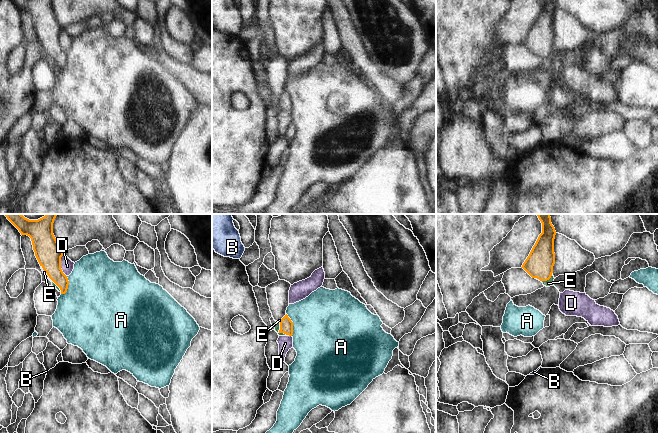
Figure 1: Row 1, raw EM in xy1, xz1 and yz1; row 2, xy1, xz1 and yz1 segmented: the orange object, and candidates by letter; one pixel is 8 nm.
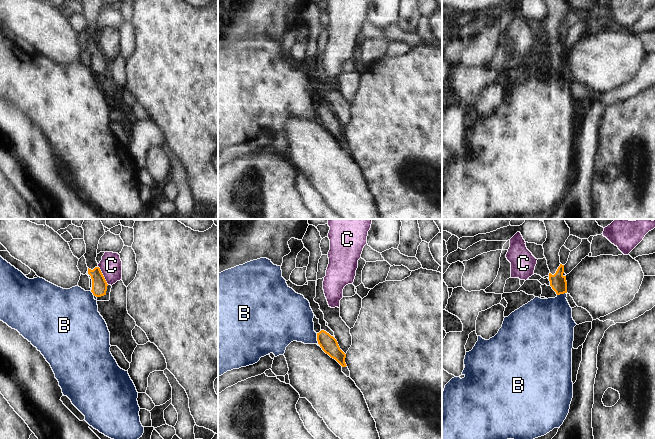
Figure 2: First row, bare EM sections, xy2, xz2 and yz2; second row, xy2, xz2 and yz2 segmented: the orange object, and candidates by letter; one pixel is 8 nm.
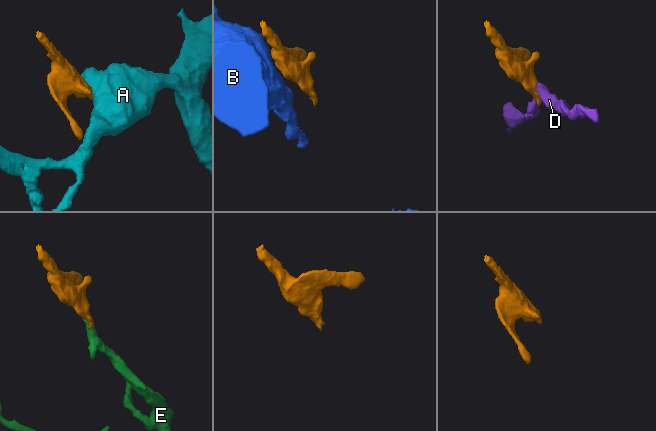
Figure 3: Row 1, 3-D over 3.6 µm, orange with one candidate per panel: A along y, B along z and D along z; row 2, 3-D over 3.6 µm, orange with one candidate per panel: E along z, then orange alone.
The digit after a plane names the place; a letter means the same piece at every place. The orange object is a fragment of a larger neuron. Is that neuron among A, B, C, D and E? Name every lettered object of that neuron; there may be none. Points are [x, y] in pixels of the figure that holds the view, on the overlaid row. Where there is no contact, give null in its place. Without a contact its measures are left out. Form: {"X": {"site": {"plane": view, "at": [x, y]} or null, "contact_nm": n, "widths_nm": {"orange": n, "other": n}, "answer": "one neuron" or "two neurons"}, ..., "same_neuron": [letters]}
{"A": {"site": {"plane": "xz1", "at": [292, 324]}, "contact_nm": 190, "widths_nm": {"orange": 110, "other": 500}, "answer": "two neurons"}, "B": {"site": {"plane": "xz2", "at": [317, 338]}, "contact_nm": 80, "widths_nm": {"orange": 140, "other": 340}, "answer": "two neurons"}, "C": {"site": {"plane": "xy2", "at": [102, 275]}, "contact_nm": 170, "widths_nm": {"orange": 130, "other": 180}, "answer": "two neurons"}, "D": {"site": {"plane": "xy1", "at": [60, 266]}, "contact_nm": 180, "widths_nm": {"orange": 200, "other": 110}, "answer": "two neurons"}, "E": {"site": {"plane": "xy1", "at": [49, 277]}, "contact_nm": 280, "widths_nm": {"orange": 200, "other": 30}, "answer": "one neuron"}, "same_neuron": ["E"]}

